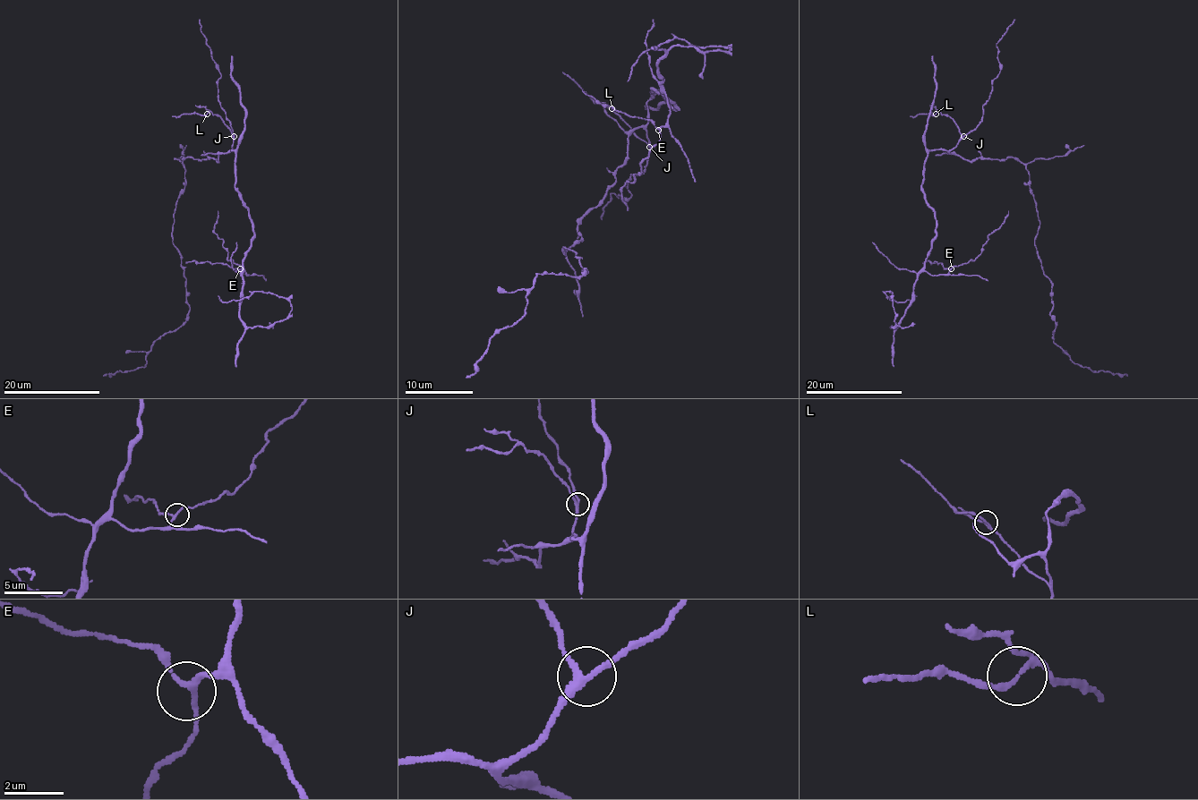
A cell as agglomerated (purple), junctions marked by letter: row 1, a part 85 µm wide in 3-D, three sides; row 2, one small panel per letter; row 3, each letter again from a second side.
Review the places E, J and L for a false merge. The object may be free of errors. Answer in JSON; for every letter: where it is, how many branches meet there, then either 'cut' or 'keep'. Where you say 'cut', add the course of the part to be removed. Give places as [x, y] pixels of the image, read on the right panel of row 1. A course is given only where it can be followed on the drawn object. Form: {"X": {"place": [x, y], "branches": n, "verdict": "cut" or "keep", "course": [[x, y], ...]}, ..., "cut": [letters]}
{"E": {"place": [951, 268], "branches": 3, "verdict": "keep"}, "J": {"place": [963, 136], "branches": 3, "verdict": "keep"}, "L": {"place": [936, 114], "branches": 3, "verdict": "keep"}, "cut": []}

